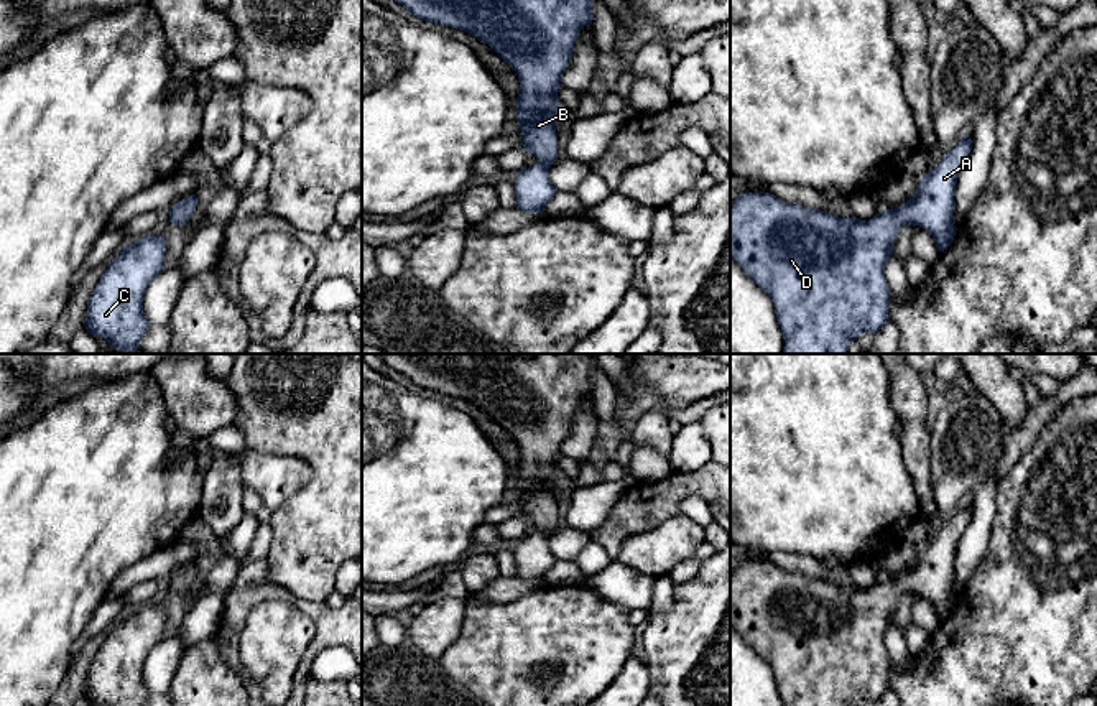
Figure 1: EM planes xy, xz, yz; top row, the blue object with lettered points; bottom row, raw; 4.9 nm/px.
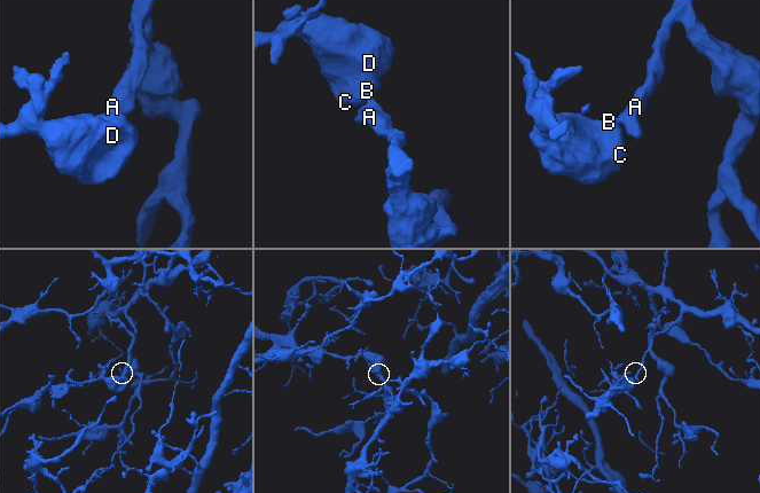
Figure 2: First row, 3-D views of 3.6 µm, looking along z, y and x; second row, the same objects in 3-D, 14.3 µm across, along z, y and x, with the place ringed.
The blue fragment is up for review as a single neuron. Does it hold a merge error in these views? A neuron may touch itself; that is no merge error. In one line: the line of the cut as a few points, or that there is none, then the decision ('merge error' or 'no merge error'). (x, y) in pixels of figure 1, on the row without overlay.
cut none; no merge error

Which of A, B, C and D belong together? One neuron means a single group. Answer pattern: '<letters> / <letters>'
A B C D

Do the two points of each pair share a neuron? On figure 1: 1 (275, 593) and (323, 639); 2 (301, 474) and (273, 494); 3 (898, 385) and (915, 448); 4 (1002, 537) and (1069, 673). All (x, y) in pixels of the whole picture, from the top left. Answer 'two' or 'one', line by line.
1: one
2: one
3: one
4: one

